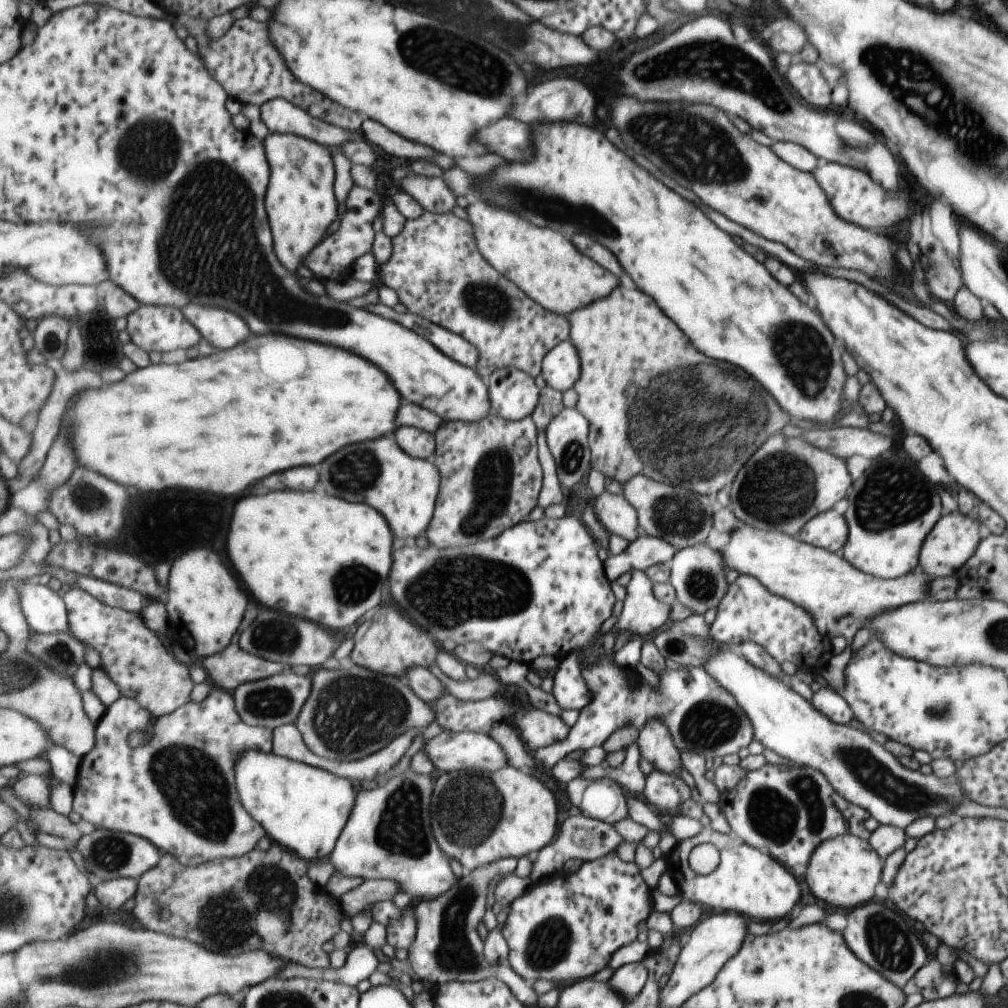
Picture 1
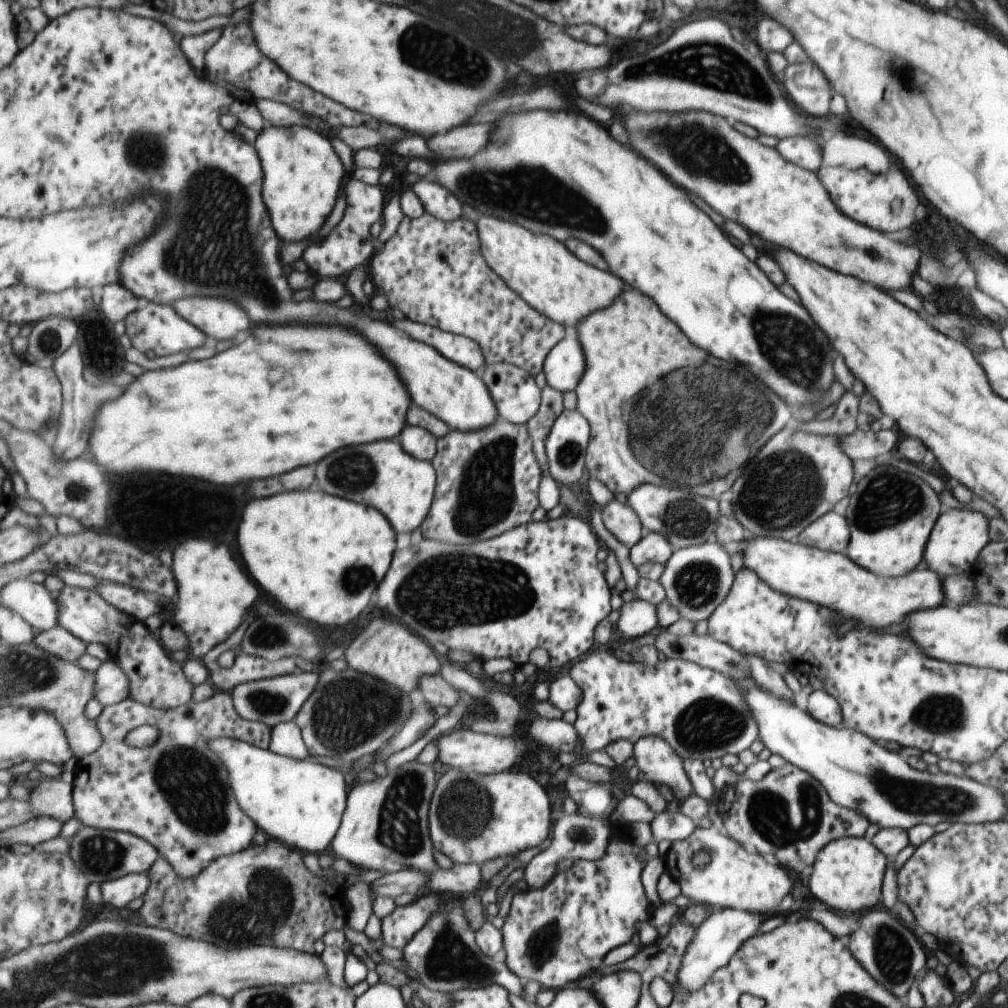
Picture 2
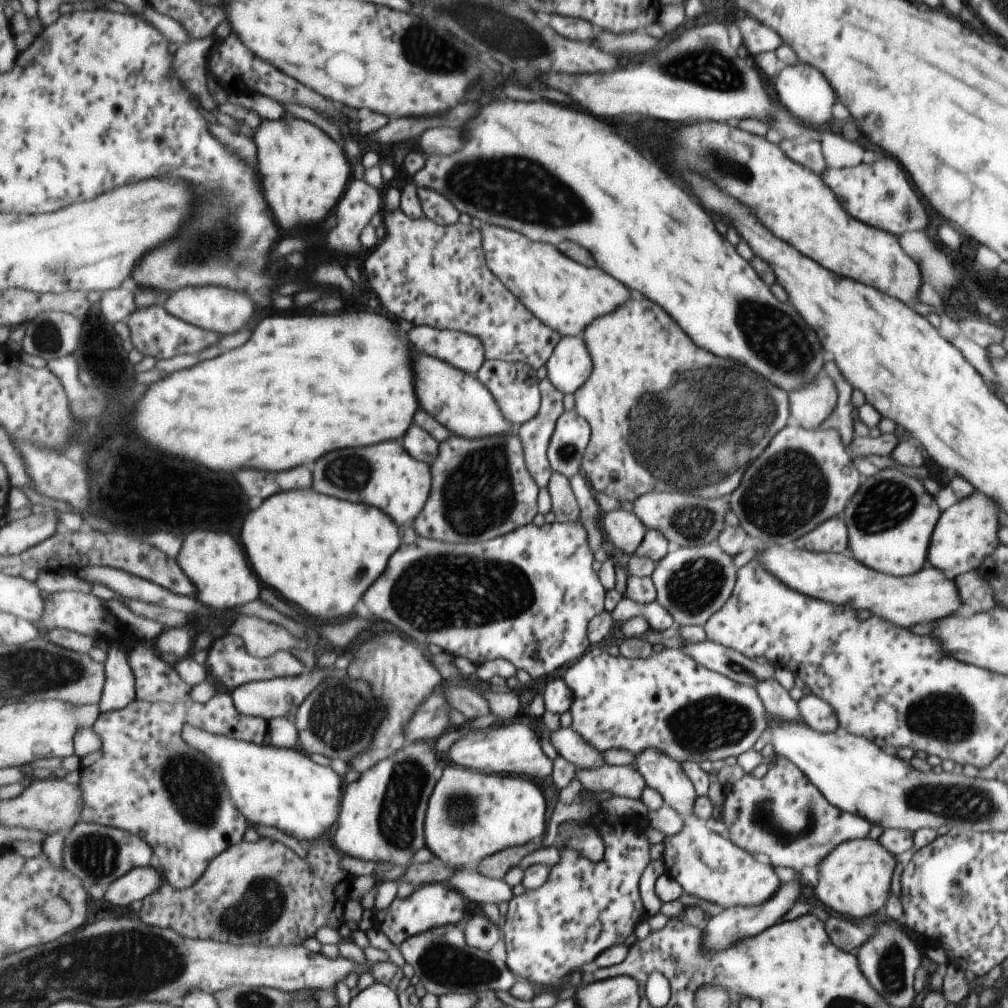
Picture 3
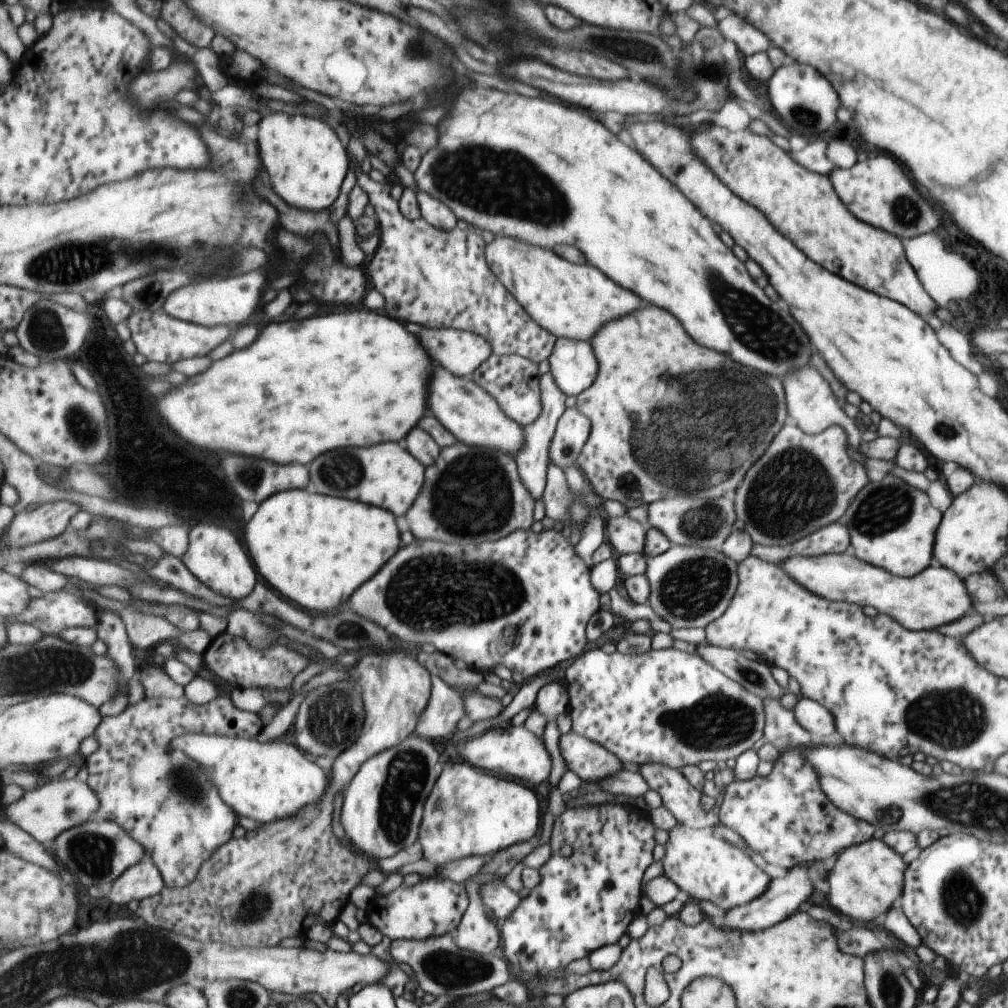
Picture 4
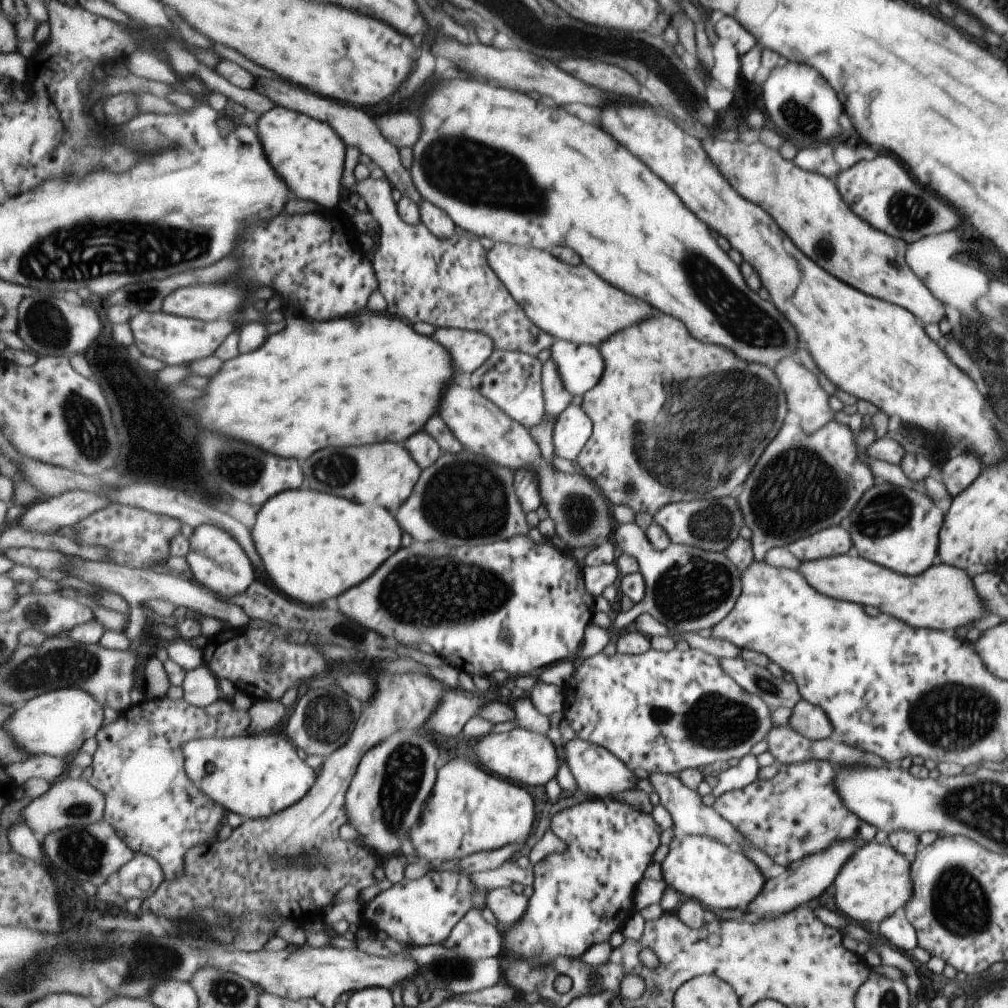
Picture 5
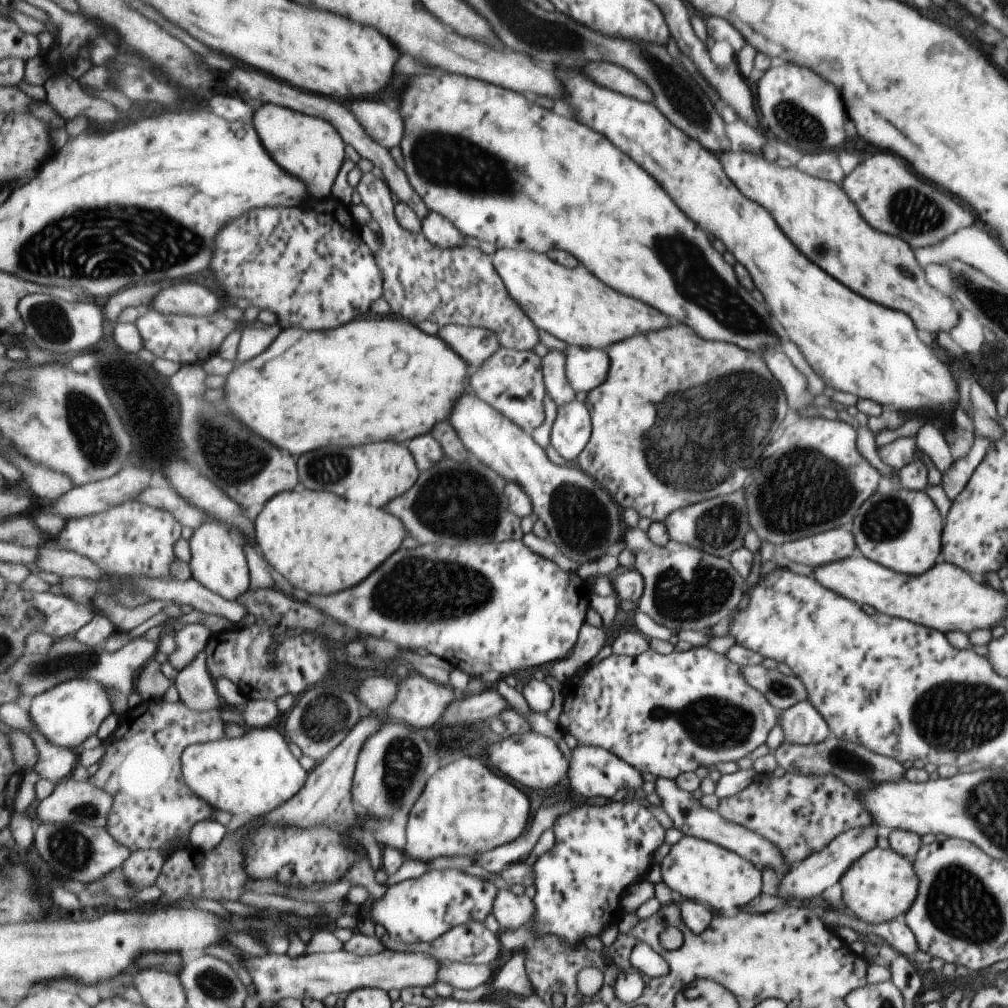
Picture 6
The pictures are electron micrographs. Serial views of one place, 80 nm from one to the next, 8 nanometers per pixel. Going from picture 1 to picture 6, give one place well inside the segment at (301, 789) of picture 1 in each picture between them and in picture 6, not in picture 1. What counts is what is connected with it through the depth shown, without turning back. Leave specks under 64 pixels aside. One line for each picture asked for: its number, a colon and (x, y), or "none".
2: (301, 802)
3: (275, 786)
4: (265, 781)
5: (255, 776)
6: (249, 776)

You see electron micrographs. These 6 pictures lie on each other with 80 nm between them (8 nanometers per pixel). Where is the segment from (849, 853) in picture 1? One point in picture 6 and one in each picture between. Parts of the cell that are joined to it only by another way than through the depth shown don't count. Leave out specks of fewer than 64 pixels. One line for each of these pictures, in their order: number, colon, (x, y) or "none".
2: (846, 876)
3: (854, 878)
4: (864, 880)
5: (875, 881)
6: (880, 885)

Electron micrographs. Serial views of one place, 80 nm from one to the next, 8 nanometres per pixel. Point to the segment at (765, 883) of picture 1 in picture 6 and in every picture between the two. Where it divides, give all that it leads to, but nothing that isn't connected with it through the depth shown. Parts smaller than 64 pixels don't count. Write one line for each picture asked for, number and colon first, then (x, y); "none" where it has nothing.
2: (732, 879)
3: (706, 865)
4: (706, 867)
5: (697, 867)
6: (695, 869)

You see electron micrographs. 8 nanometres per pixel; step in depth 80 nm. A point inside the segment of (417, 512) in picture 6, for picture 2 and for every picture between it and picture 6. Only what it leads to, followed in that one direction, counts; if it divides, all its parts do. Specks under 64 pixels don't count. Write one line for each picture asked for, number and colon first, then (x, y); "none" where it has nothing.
2: (488, 483)
3: (482, 489)
4: (471, 495)
5: (467, 495)

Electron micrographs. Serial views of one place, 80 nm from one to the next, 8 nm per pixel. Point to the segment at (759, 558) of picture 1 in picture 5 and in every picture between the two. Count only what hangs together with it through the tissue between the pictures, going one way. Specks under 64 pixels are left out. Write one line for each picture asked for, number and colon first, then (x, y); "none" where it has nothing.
2: (832, 580)
3: (928, 595)
4: (936, 596)
5: (944, 598)

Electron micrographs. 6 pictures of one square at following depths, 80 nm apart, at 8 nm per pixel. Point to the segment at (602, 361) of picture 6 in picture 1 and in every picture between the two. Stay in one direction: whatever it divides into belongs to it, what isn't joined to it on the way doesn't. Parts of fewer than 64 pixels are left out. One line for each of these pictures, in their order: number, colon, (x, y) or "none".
1: (562, 368)
2: (564, 369)
3: (570, 366)
4: (573, 363)
5: (581, 366)

